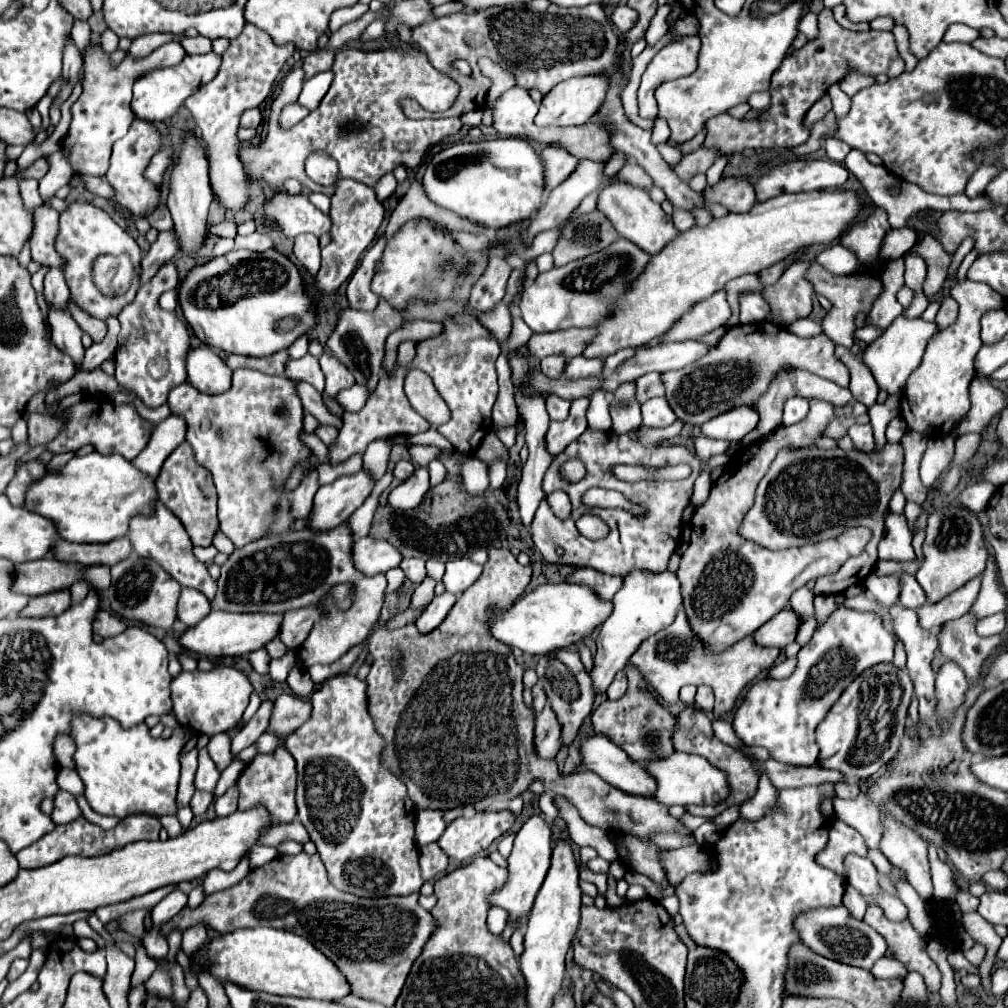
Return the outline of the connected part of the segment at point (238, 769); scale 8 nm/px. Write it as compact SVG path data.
M235 758L235 760L229 764L229 768L227 768L225 772L221 772L221 778L219 778L219 782L217 782L217 788L215 788L213 796L219 798L223 792L227 792L227 788L231 788L231 786L239 780L239 776L241 776L241 772L243 772L245 766L247 766L247 764L245 764L243 760L237 760L237 758Z

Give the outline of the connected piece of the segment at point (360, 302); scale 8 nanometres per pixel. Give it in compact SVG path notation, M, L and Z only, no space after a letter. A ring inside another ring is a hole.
M381 234L377 238L377 242L361 258L361 262L347 286L347 298L349 298L351 308L355 308L355 310L373 312L375 306L379 304L379 298L371 292L371 278L375 272L375 262L379 262L385 244L387 244L387 238L385 238L385 234Z

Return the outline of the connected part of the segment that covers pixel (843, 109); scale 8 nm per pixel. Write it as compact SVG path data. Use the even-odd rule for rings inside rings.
M839 84L831 86L831 90L827 90L827 94L829 94L831 100L833 100L833 112L835 112L835 116L837 116L837 118L847 116L847 110L851 108L851 100L847 98L847 94L841 92Z

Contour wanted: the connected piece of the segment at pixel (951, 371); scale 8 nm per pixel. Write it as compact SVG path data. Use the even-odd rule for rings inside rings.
M973 280L957 282L951 288L951 298L959 304L957 322L929 340L921 364L911 372L901 394L901 416L907 420L909 430L927 432L927 438L947 436L967 416L971 408L969 384L975 376L973 360L983 344L979 338L979 320L985 312L1005 306L1005 300L993 288Z

